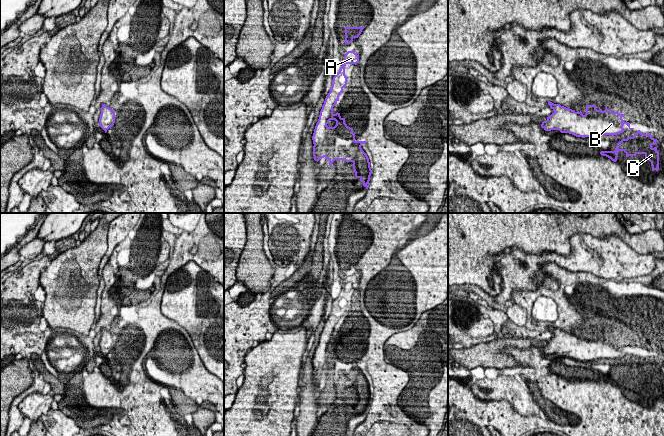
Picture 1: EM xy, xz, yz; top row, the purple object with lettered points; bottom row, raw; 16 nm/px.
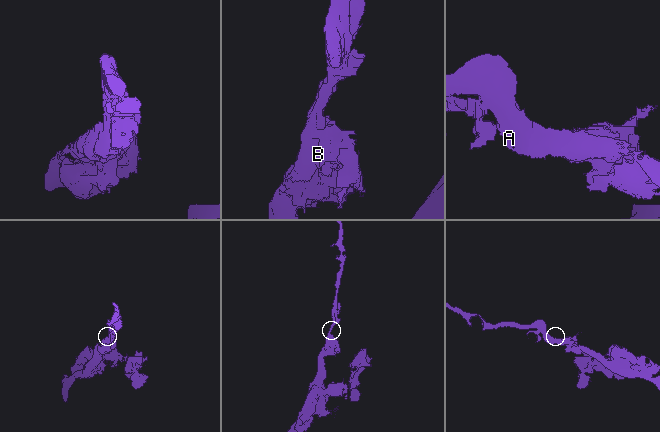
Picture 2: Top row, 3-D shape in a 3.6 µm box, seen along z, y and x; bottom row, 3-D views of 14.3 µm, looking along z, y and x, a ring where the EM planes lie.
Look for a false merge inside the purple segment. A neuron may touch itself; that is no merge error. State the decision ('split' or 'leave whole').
leave whole

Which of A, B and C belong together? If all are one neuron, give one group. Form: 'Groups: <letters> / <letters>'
Groups: A B C

